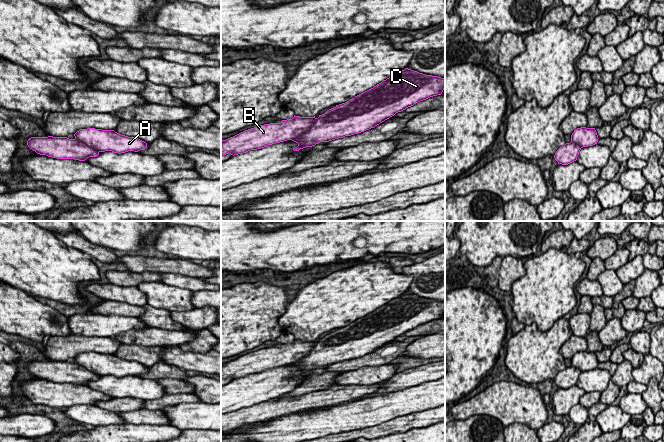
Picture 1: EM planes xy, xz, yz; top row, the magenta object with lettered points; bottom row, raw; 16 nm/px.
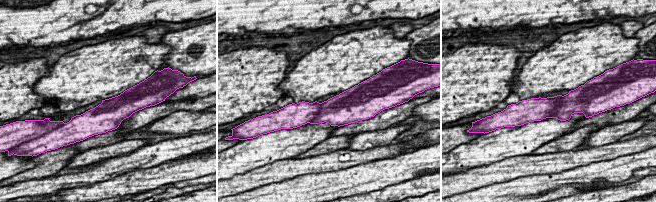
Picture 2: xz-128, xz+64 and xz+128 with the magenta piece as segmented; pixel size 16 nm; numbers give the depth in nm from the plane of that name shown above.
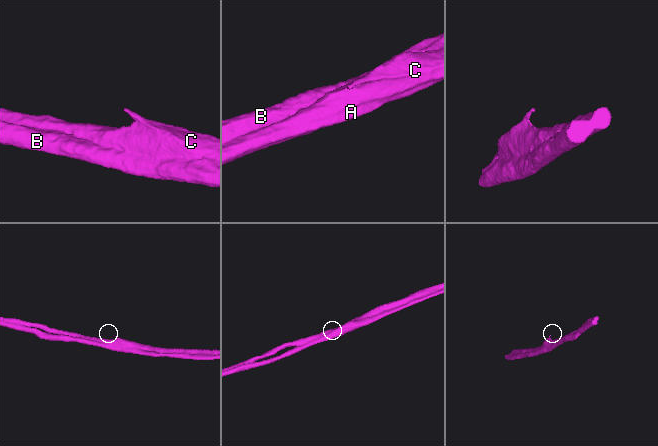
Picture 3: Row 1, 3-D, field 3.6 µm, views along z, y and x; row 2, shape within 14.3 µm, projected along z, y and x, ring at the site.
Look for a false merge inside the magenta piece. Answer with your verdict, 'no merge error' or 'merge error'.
merge error

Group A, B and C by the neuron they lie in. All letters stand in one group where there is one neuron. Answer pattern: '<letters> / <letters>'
A C / B

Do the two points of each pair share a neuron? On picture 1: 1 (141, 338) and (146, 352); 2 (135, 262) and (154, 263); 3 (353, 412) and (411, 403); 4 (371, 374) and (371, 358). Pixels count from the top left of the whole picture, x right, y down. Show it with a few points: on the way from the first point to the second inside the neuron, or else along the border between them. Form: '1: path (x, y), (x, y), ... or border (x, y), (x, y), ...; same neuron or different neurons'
1: border (123, 343), (161, 347); different neurons
2: path (140, 263), (149, 263); same neuron
3: path (367, 412), (397, 404); same neuron
4: border (387, 363), (362, 366), (348, 371); different neurons

